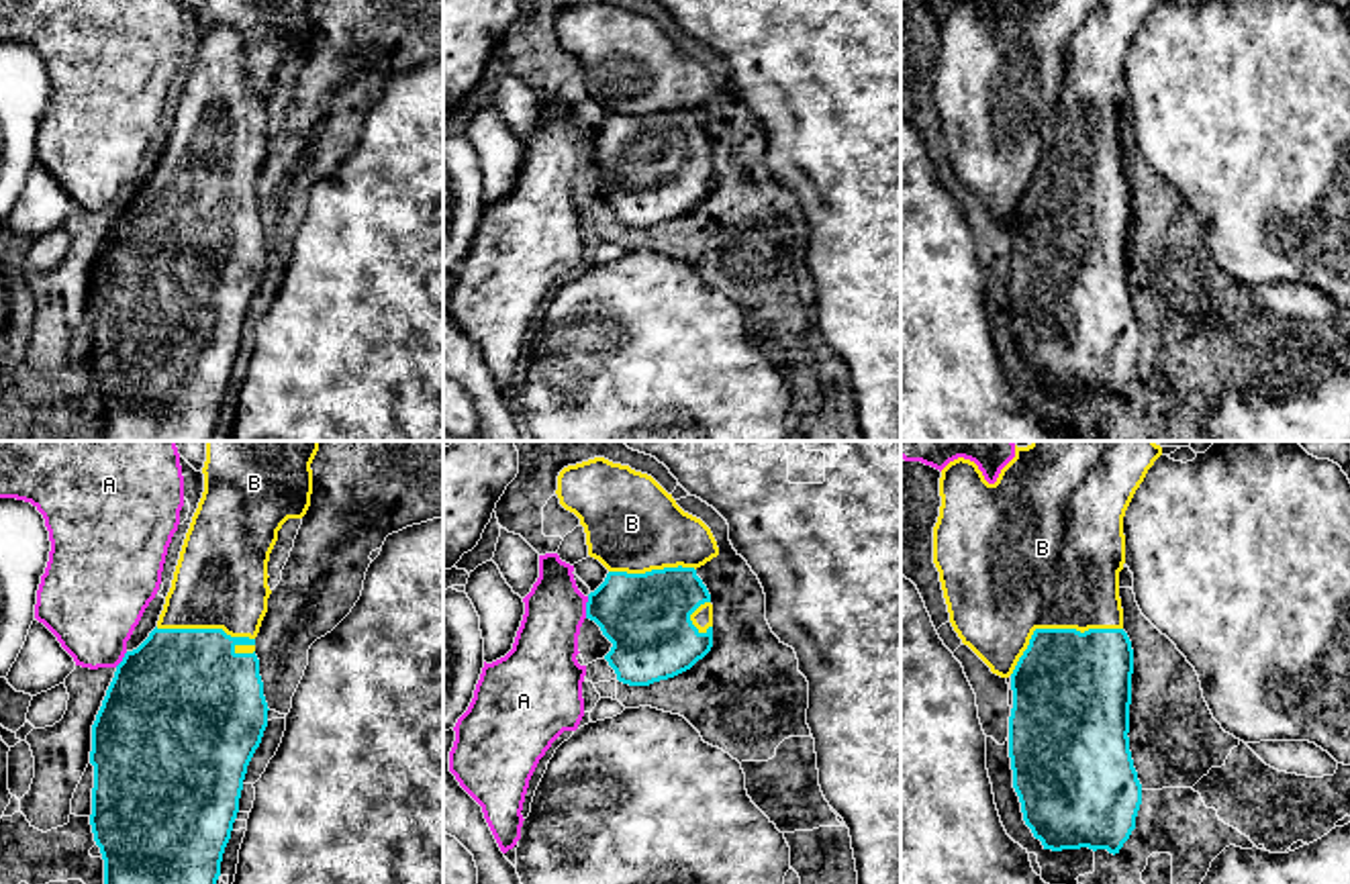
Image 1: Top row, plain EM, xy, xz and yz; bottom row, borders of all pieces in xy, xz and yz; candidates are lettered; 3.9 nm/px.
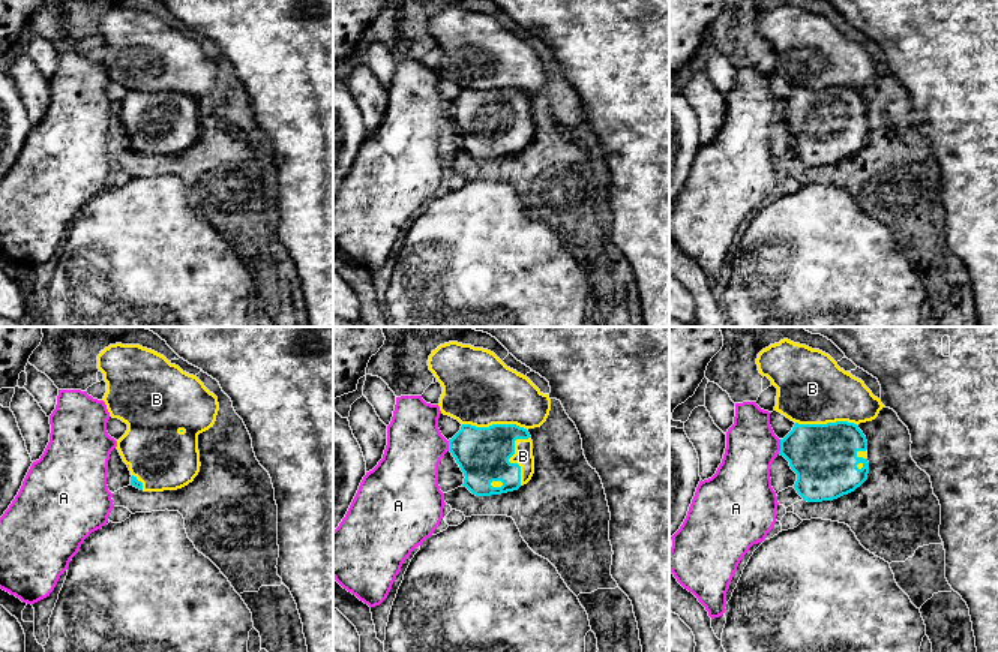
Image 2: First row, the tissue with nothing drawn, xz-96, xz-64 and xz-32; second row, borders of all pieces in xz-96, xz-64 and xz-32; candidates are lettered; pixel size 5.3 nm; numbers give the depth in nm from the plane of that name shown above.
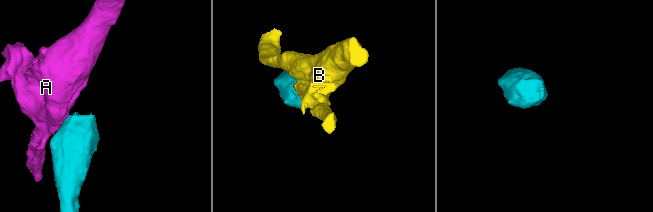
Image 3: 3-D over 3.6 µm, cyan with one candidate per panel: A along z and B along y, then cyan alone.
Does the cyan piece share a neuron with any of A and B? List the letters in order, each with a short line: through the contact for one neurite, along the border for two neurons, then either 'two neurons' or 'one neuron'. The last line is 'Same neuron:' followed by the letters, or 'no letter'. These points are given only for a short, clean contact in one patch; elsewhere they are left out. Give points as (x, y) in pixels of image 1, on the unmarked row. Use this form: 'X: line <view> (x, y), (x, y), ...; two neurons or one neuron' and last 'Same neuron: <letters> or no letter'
A: line xz (589, 139), (585, 160); two neurons
B: one neuron
Same neuron: B

